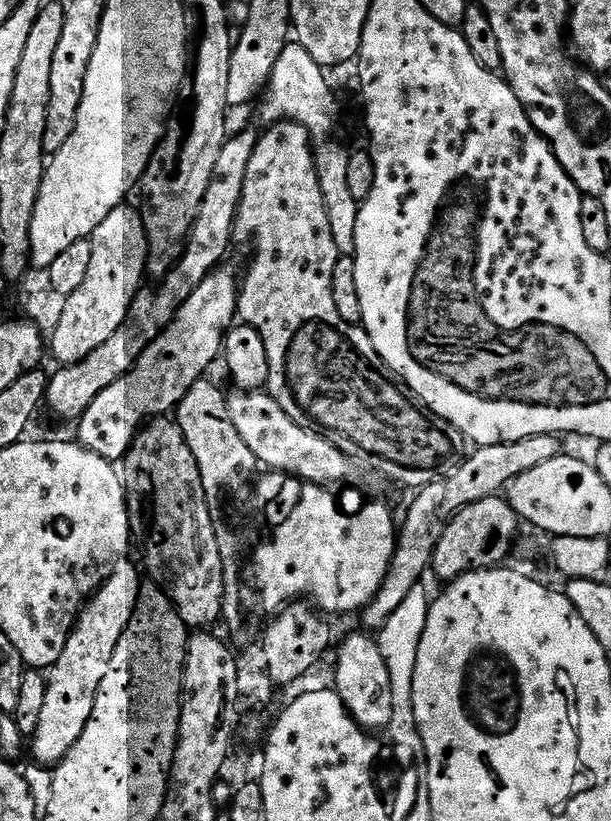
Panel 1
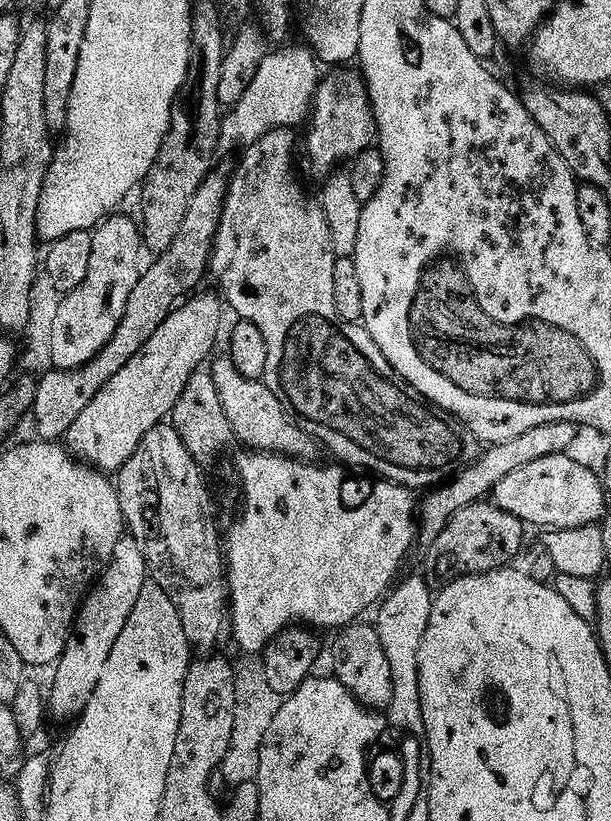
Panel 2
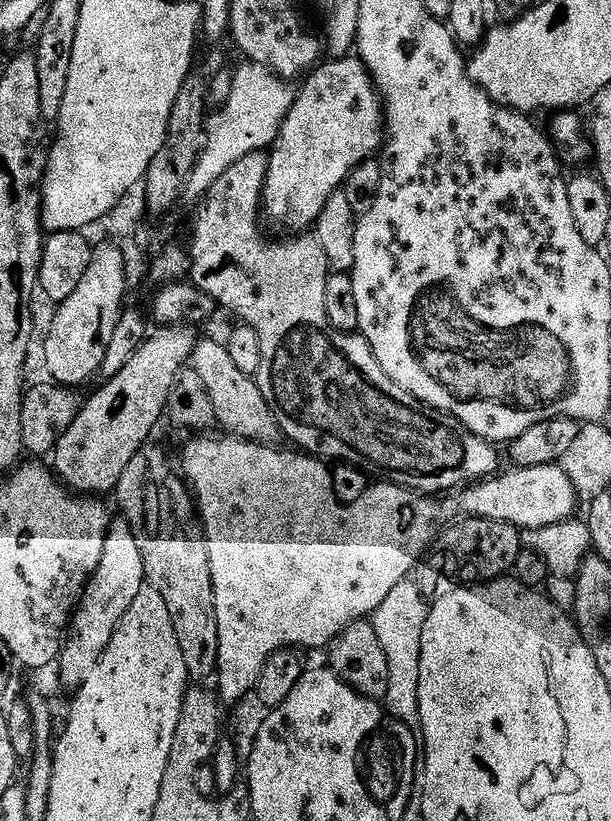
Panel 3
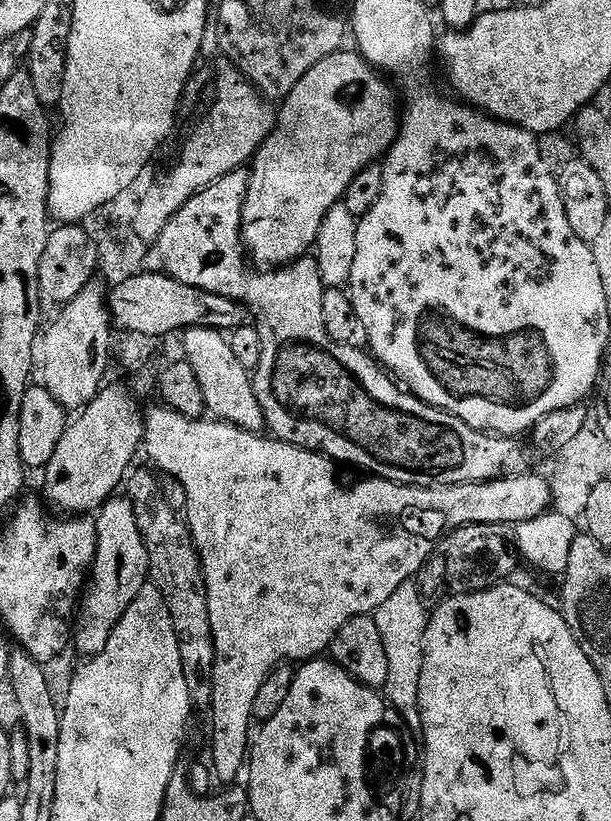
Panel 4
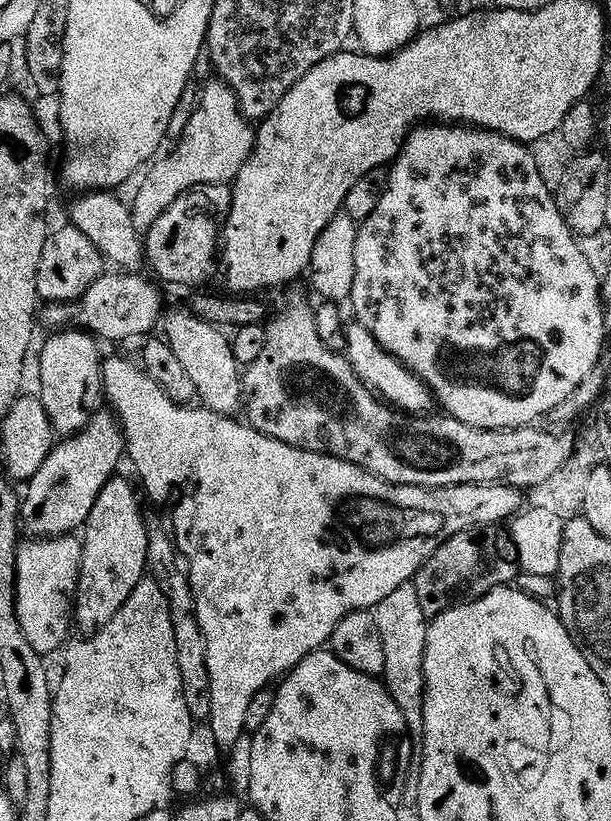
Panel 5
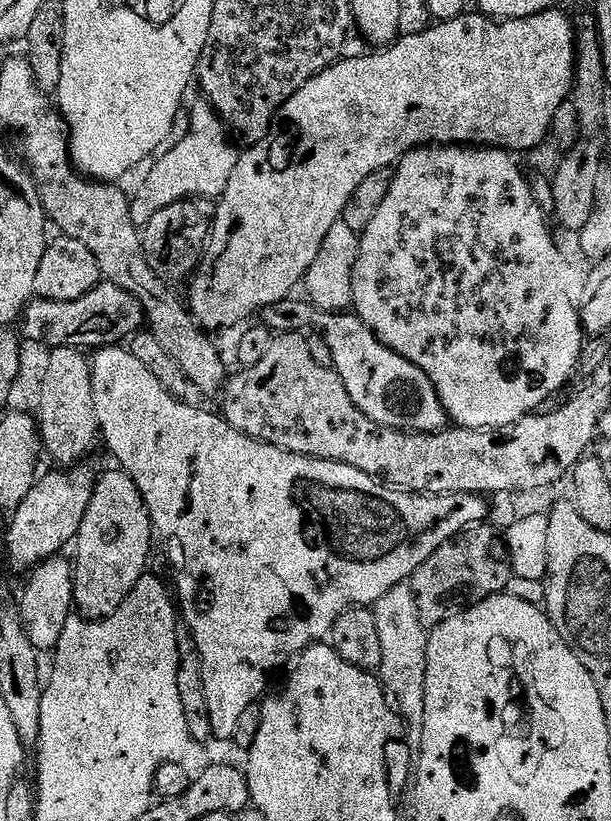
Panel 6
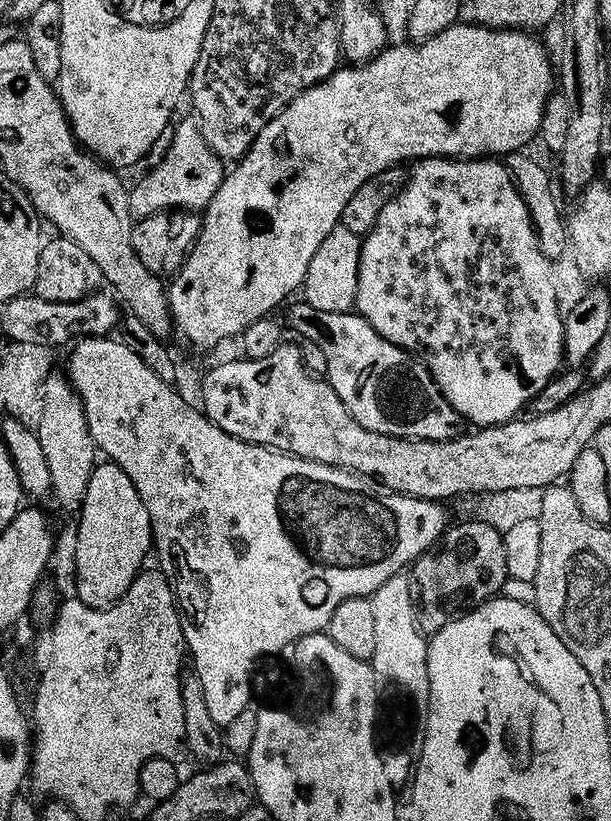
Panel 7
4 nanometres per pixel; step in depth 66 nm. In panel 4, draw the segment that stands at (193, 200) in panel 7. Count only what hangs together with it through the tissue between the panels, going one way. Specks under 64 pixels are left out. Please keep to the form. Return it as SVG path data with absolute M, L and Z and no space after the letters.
M219 55L216 62L216 80L214 82L214 102L198 130L194 131L187 140L180 156L180 164L176 165L164 178L159 177L139 201L131 215L132 232L142 242L153 245L161 236L166 223L194 196L208 185L212 185L218 178L224 177L234 170L245 167L256 155L265 138L272 133L274 112L268 108L259 92L240 75L233 63L224 55Z

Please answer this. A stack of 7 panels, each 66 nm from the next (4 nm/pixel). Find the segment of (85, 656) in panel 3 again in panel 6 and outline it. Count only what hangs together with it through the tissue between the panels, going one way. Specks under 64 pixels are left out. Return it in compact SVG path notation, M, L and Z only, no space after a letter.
M115 470L102 475L96 481L90 506L86 506L86 518L74 541L76 560L74 559L74 608L85 620L104 620L138 586L146 574L148 555L154 544L152 519L144 505L138 486L129 478L127 472Z

